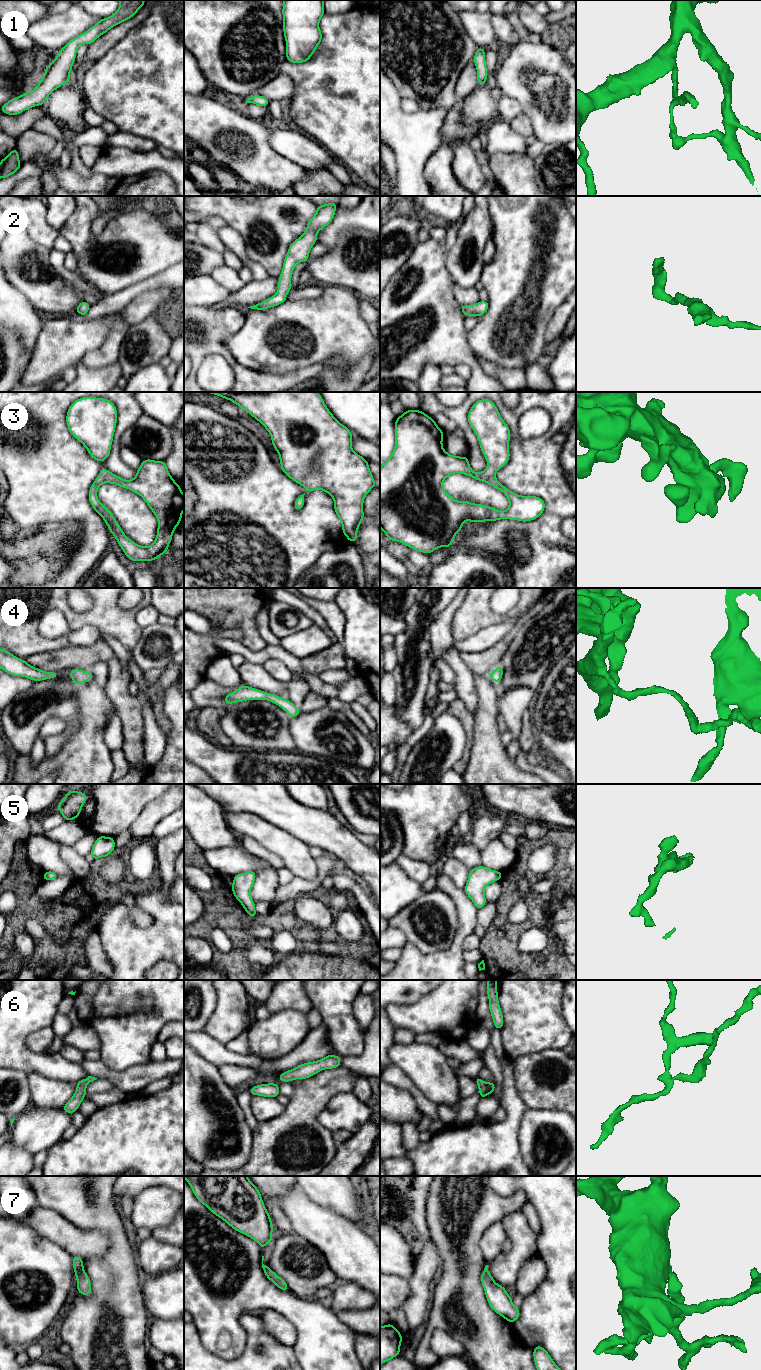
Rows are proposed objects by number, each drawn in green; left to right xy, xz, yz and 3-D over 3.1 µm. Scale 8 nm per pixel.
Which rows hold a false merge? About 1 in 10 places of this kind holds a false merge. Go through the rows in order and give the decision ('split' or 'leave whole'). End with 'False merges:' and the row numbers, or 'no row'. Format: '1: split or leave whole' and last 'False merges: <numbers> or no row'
1: leave whole
2: leave whole
3: leave whole
4: leave whole
5: leave whole
6: leave whole
7: leave whole
False merges: no row

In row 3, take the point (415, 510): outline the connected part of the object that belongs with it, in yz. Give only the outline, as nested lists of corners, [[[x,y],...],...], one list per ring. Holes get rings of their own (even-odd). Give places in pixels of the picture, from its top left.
[[[478,400],[470,408],[467,419],[488,462],[487,468],[479,473],[471,469],[467,456],[453,456],[443,449],[443,431],[433,418],[421,410],[406,410],[396,418],[395,447],[390,458],[380,466],[380,528],[390,541],[430,554],[439,547],[450,548],[466,520],[475,523],[501,519],[527,522],[544,512],[542,498],[515,494],[496,479],[495,473],[510,458],[510,429],[494,402]],[[454,473],[468,475],[500,490],[509,500],[508,509],[499,511],[482,504],[454,500],[443,488],[443,481]]]

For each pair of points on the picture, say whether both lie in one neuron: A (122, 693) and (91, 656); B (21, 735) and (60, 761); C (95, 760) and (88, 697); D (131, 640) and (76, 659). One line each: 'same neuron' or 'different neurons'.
A: different neurons
B: different neurons
C: same neuron
D: different neurons

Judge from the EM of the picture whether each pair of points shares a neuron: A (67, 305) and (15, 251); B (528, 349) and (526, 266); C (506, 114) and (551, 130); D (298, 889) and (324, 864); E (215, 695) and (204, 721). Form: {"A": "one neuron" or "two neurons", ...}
{"A": "one neuron", "B": "one neuron", "C": "two neurons", "D": "one neuron", "E": "two neurons"}

